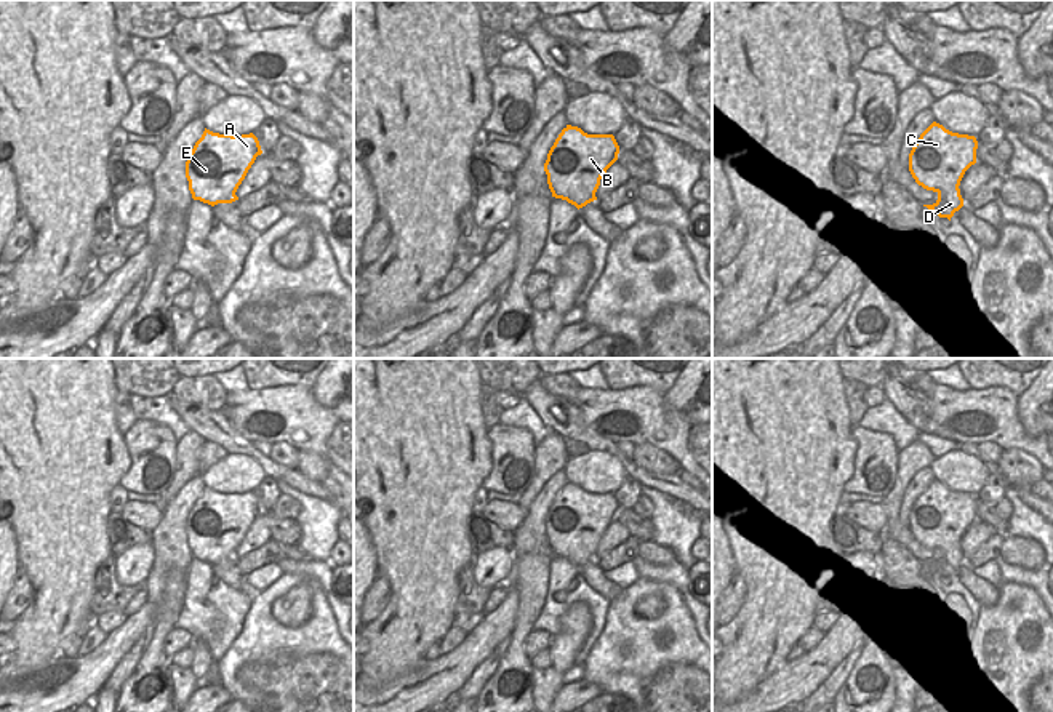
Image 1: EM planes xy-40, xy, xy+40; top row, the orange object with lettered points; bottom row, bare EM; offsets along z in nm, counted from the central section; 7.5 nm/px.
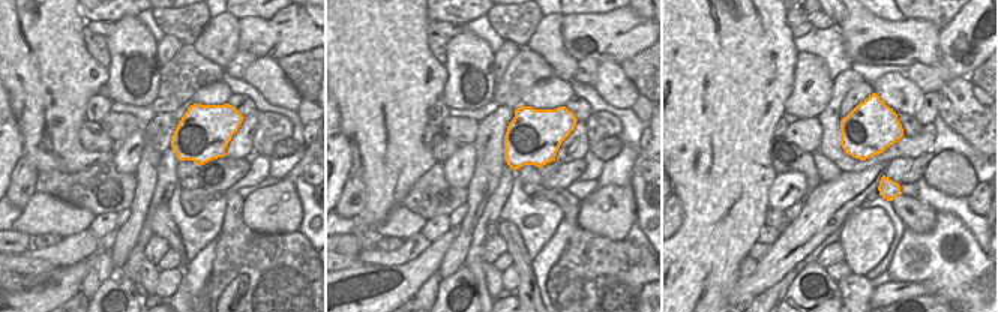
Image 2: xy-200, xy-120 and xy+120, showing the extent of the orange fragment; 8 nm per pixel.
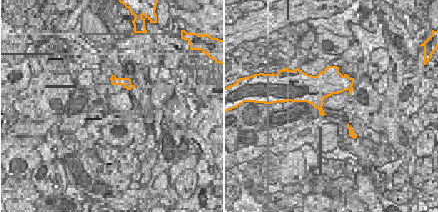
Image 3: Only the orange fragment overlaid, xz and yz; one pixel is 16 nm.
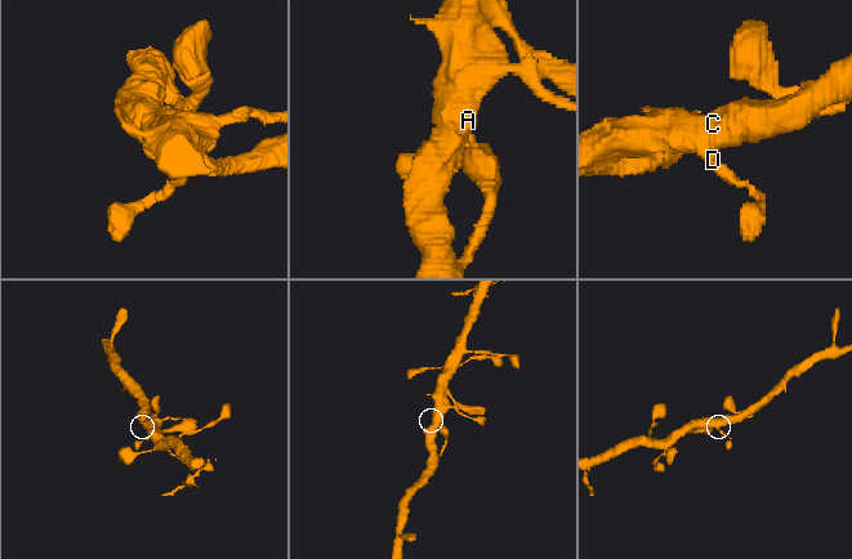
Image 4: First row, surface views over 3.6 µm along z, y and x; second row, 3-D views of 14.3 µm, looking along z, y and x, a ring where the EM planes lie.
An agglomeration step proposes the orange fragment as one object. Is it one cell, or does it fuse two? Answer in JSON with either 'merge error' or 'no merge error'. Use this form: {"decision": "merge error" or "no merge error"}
{"decision": "no merge error"}

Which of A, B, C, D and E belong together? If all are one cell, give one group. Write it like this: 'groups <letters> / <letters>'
groups A B C D E

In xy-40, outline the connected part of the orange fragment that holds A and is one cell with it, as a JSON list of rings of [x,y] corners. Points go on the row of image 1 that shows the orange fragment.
[[[205,128],[186,162],[192,198],[211,206],[238,200],[235,192],[261,154],[253,133],[232,136]]]

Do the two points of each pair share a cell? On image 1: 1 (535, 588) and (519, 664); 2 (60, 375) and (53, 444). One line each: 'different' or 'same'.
1: same
2: same

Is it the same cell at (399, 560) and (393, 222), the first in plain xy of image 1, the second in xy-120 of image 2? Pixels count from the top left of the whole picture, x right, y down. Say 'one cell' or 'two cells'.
two cells

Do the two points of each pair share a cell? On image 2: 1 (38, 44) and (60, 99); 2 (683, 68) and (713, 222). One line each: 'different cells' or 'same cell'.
1: same cell
2: same cell

